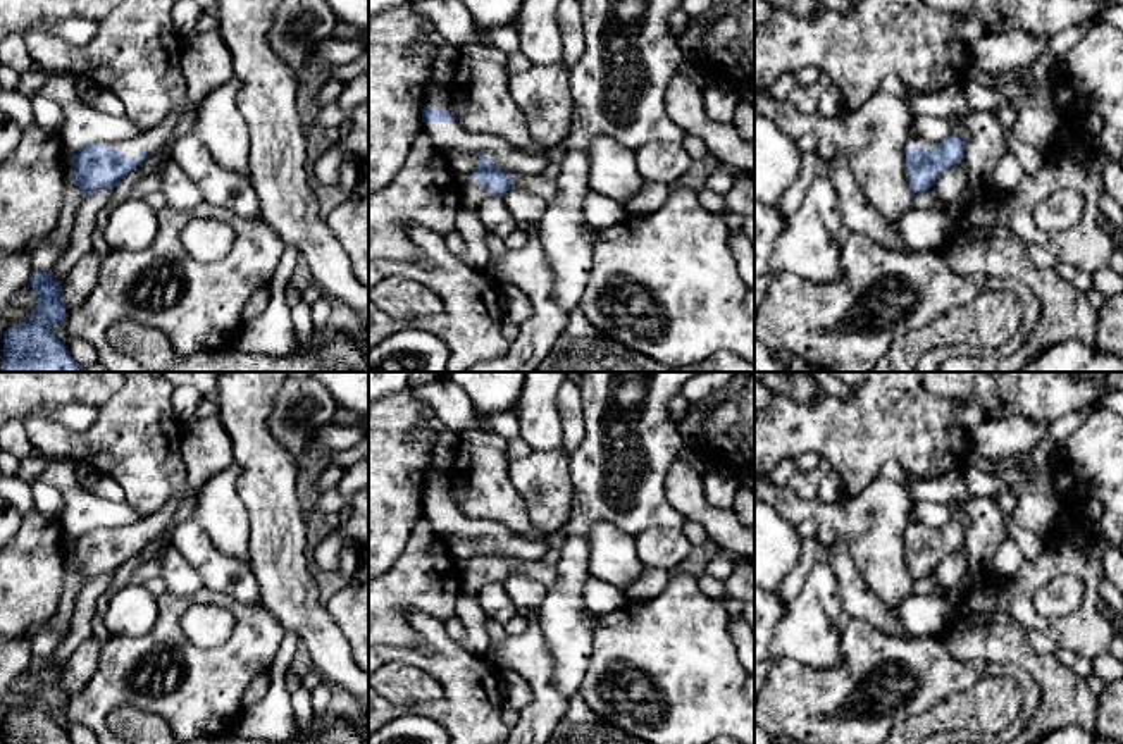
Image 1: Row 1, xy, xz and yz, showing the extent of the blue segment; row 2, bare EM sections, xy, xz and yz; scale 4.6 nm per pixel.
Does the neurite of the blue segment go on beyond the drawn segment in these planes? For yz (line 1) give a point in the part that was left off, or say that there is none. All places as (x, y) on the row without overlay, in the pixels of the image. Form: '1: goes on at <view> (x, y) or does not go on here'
1: goes on at yz (913, 527)

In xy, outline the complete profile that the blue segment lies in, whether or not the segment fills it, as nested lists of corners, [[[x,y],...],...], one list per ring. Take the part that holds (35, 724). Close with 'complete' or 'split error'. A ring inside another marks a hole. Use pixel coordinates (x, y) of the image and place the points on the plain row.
[[[33,658],[29,666],[38,687],[24,710],[3,720],[2,744],[72,744],[64,727],[53,720],[67,706],[62,666],[55,666],[52,658]]] | complete

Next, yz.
[[[911,520],[904,527],[911,582],[932,574],[944,556],[959,549],[965,544],[965,534],[965,527],[954,520],[940,529]]] | split error

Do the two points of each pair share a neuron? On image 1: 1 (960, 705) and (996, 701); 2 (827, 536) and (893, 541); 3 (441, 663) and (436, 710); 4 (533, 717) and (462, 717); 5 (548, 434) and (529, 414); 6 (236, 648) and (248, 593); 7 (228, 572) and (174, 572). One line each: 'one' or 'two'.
1: one
2: one
3: one
4: two
5: one
6: two
7: two

